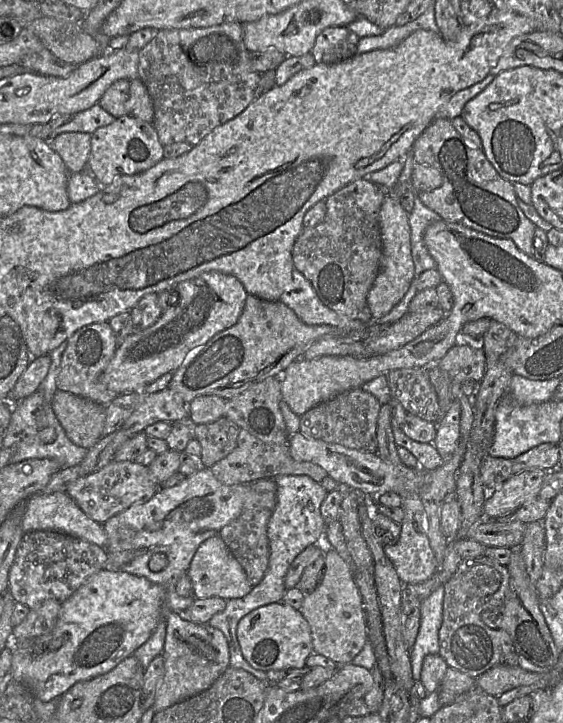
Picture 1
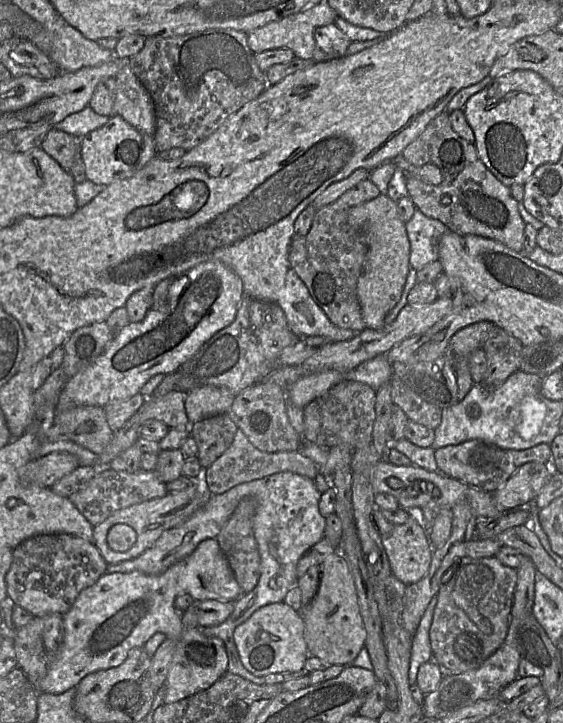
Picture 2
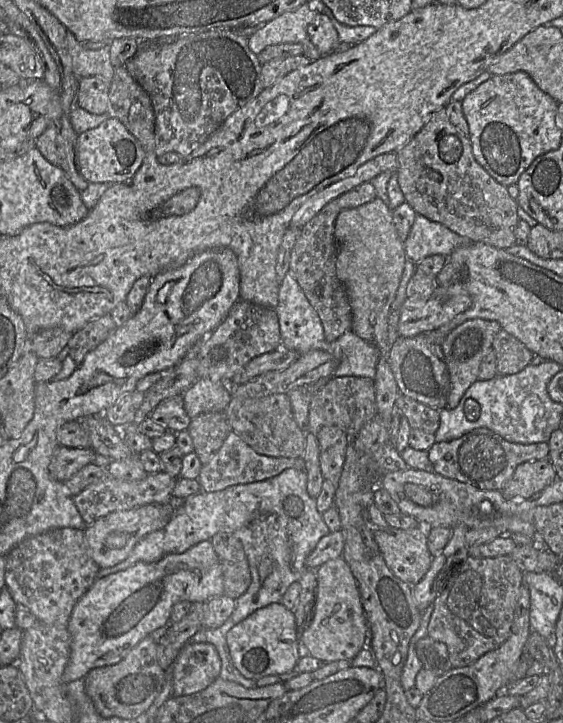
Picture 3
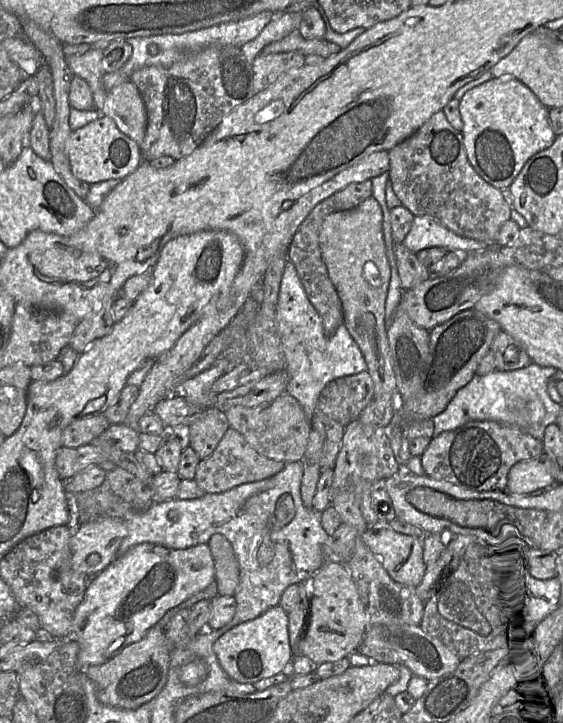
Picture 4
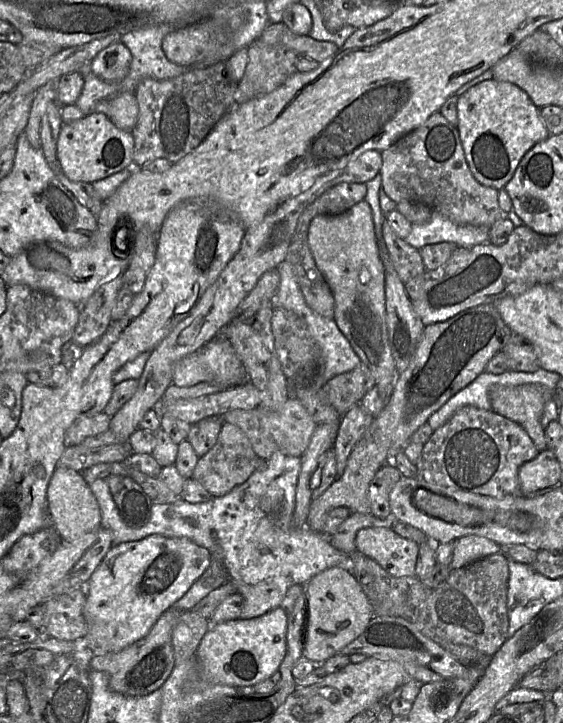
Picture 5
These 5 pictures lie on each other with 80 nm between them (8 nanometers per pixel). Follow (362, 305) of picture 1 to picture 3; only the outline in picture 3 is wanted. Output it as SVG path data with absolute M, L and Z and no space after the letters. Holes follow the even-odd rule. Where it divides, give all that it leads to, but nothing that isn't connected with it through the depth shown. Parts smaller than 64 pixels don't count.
M364 182L327 203L302 228L291 251L290 268L310 304L316 310L323 325L326 341L332 342L345 331L351 330L352 312L345 286L336 274L338 245L334 225L338 214L376 198L373 185Z

